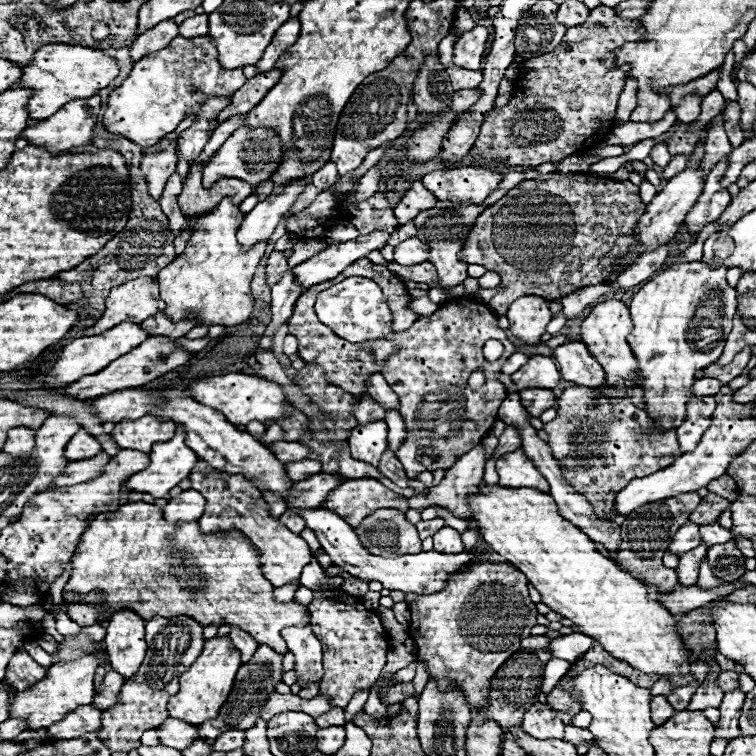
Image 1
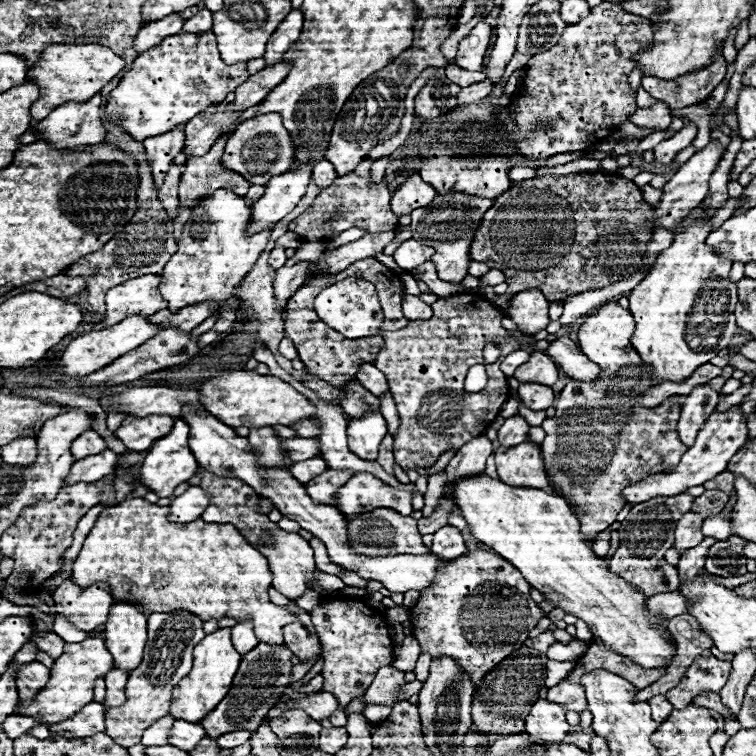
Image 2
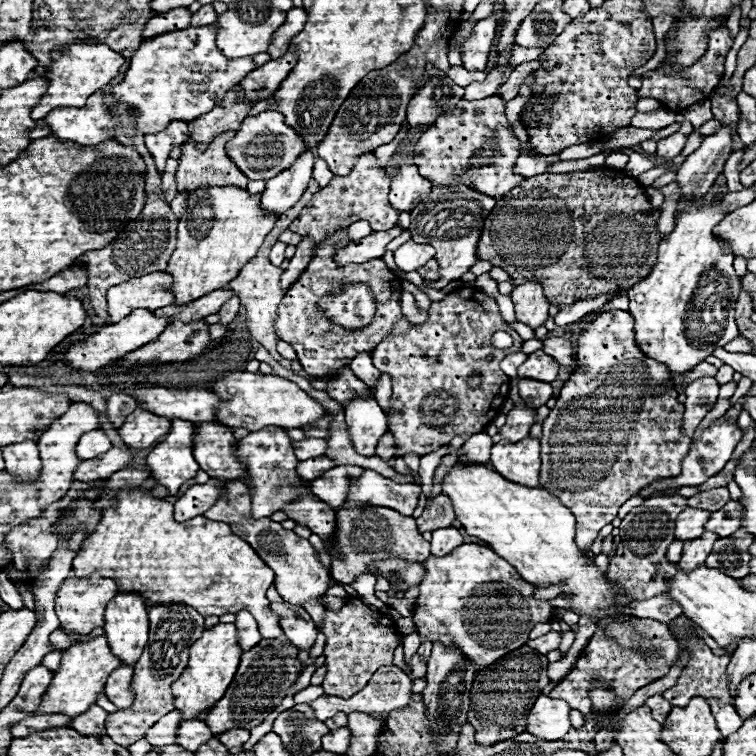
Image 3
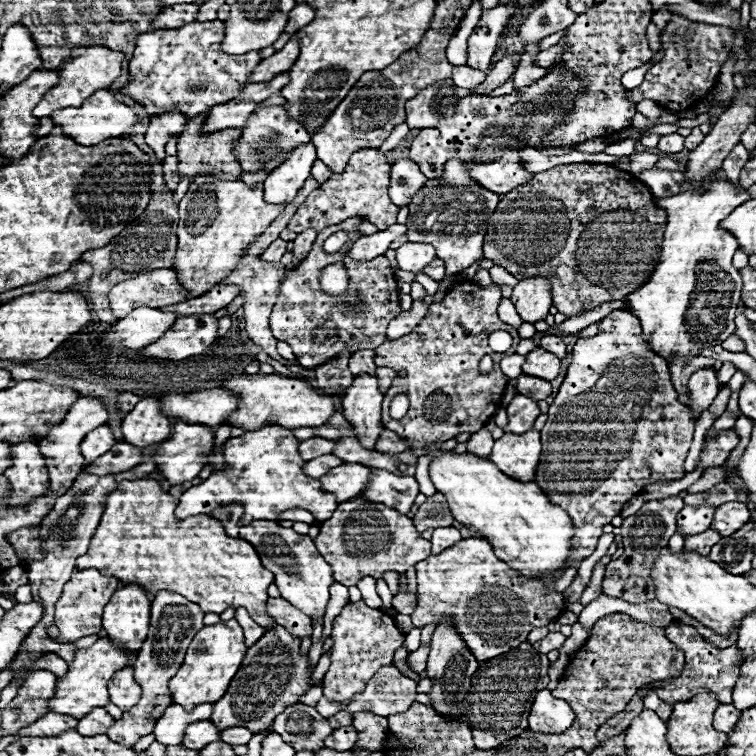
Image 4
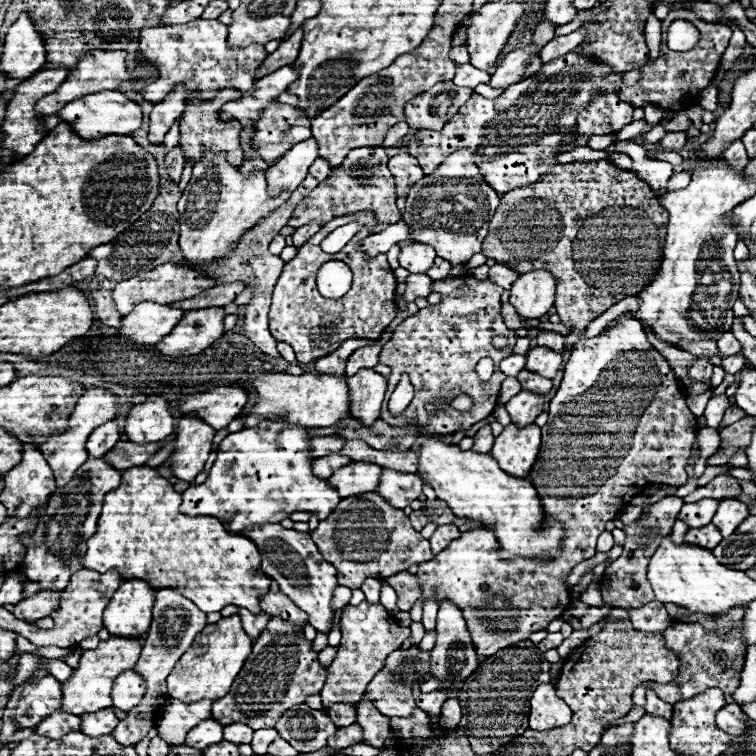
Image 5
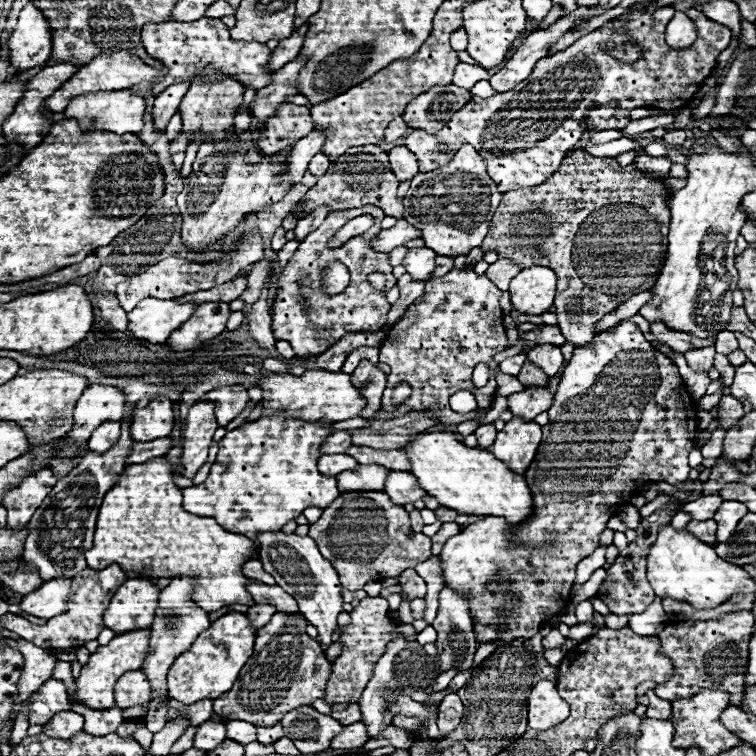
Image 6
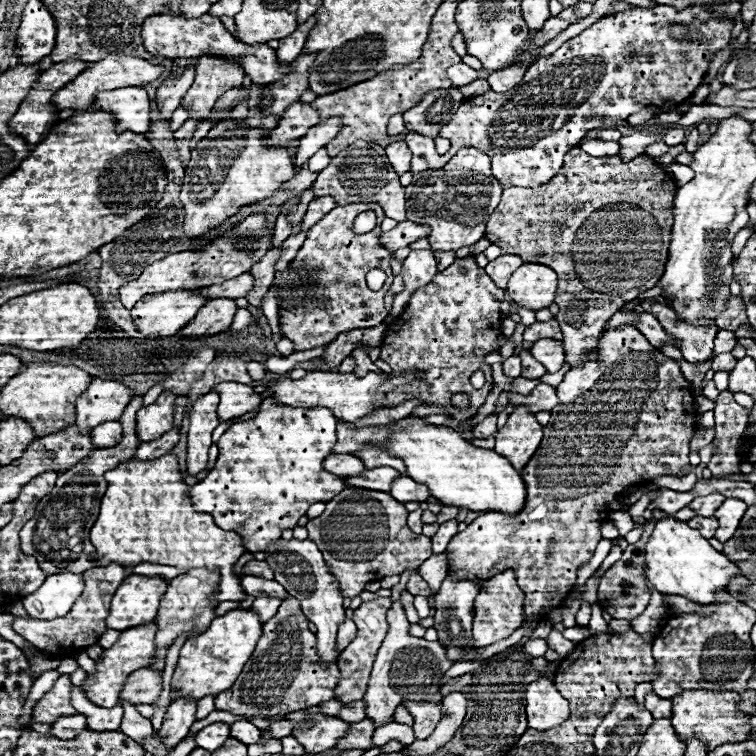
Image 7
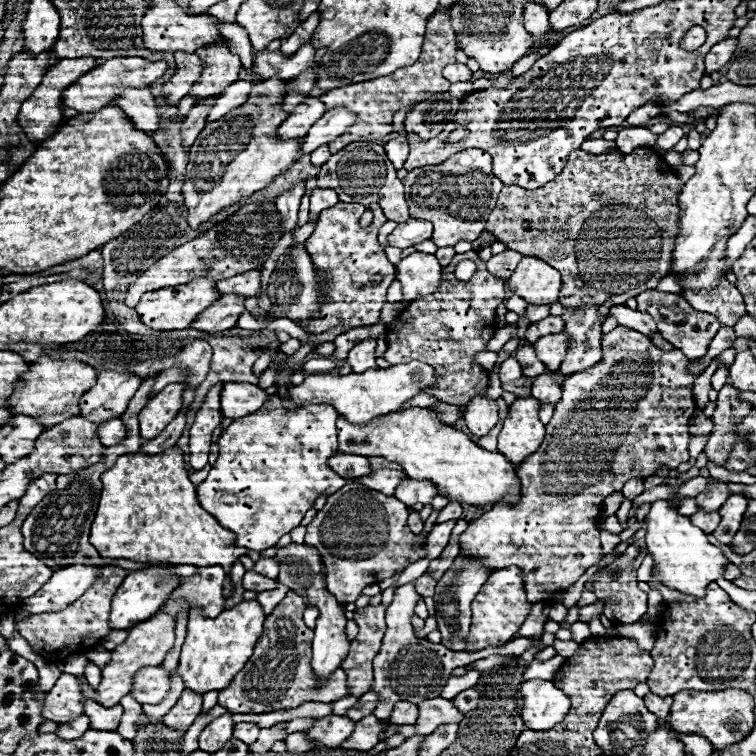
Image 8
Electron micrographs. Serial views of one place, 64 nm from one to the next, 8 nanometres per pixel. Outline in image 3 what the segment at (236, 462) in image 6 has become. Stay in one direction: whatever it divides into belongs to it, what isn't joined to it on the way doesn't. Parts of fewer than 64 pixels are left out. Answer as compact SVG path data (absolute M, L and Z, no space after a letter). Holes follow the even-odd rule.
M266 426L264 430L250 432L246 438L242 438L238 446L238 458L248 466L248 474L252 480L252 486L248 488L252 490L252 516L254 518L268 518L274 512L282 510L286 504L296 500L298 490L302 488L310 492L310 482L300 480L296 476L294 468L298 460L294 456L290 438L278 426ZM210 478L206 484L190 486L174 504L174 520L186 522L188 518L202 516L222 494L224 488L216 486L216 478ZM292 484L296 484L296 488L292 488Z

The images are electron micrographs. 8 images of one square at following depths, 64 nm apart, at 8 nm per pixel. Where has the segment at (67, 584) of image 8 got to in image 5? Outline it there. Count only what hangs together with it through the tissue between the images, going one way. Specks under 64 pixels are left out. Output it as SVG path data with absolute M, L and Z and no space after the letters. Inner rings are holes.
M36 592L32 598L20 600L12 614L24 622L36 622L40 618L48 618L60 602L60 592Z

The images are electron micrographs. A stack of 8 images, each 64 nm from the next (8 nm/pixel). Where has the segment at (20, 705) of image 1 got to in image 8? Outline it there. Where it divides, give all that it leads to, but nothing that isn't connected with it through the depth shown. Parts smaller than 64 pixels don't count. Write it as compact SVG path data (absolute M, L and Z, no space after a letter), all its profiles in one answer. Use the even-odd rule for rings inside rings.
M156 614L154 618L132 626L128 630L128 638L112 650L112 660L102 668L102 680L94 688L96 702L100 702L102 706L116 706L120 698L126 696L128 690L132 688L134 674L144 666L160 666L172 644L174 644L174 622L166 614Z

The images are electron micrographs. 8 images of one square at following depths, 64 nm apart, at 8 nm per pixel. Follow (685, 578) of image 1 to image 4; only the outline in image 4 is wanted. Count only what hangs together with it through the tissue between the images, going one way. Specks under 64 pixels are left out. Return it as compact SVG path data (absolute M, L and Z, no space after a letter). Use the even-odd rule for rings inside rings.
M706 530L706 532L696 534L696 536L686 536L684 550L696 550L696 554L708 556L708 554L710 554L710 548L712 548L720 538L722 538L722 536L716 534L714 530Z

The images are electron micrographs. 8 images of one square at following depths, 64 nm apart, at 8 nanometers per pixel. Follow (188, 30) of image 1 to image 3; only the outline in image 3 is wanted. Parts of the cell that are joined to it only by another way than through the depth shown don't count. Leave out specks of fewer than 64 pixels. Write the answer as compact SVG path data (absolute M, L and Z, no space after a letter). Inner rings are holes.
M210 4L202 6L196 14L192 14L192 20L190 20L190 26L210 26L216 22L216 12L212 10Z

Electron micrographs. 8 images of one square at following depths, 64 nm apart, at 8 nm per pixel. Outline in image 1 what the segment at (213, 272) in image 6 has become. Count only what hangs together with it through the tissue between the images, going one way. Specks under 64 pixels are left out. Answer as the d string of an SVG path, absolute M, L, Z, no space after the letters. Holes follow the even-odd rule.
M136 278L118 288L112 288L110 296L106 298L106 310L102 318L84 330L84 336L102 334L120 322L144 322L152 314L162 312L166 302L158 294L156 278Z

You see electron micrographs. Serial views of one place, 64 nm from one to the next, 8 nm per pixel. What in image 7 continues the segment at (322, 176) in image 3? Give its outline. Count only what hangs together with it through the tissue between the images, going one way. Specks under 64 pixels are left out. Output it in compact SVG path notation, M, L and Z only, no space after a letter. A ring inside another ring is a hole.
M320 148L320 150L308 160L308 166L310 166L312 172L320 172L320 170L324 170L324 166L328 166L328 162L330 162L330 156L326 154L324 148Z

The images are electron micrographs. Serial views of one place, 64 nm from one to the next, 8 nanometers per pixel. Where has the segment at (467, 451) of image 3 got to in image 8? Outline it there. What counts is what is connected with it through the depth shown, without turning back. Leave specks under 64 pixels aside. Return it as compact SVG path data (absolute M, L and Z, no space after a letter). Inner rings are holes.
M476 396L468 404L468 412L464 414L464 420L470 428L470 432L478 438L486 436L498 422L498 404L488 400L486 396Z

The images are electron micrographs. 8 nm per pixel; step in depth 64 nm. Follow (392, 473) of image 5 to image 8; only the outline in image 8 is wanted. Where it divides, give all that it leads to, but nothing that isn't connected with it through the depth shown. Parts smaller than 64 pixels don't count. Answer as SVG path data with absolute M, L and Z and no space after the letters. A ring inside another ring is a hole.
M400 482L400 486L396 486L396 498L400 498L400 502L404 502L406 506L412 506L416 502L420 504L430 504L430 500L436 496L436 486L432 482Z

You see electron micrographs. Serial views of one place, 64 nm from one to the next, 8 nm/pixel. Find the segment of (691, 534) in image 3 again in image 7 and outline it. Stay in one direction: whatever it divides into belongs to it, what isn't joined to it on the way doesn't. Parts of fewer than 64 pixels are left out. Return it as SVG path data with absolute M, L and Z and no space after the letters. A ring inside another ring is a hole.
M708 494L708 496L698 496L694 498L688 508L692 508L696 514L704 516L704 518L710 518L718 508L720 504L724 502L724 496L722 494Z

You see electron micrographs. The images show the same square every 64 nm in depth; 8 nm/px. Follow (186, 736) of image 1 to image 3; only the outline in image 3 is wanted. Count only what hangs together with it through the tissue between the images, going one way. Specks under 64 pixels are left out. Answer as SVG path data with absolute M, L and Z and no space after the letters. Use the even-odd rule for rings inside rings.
M182 720L176 730L176 744L184 750L196 752L206 740L214 738L208 726L202 720Z

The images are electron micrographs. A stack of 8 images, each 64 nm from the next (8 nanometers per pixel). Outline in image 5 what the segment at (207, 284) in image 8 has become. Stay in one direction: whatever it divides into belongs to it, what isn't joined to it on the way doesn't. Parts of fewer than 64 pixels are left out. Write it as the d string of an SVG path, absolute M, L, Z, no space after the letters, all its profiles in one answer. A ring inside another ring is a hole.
M140 302L122 318L118 336L134 344L156 344L180 322L182 316L184 312L176 308L156 302Z

